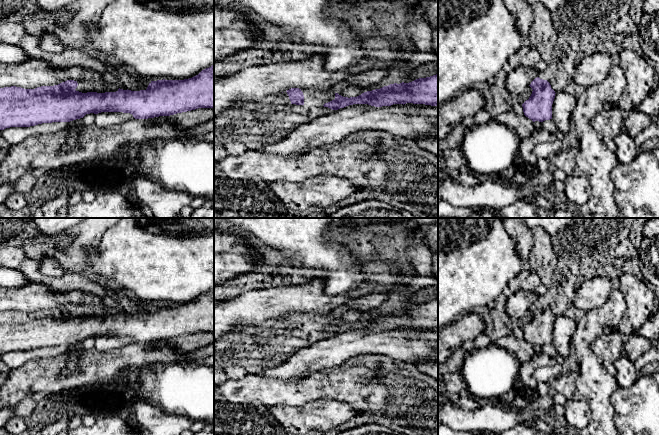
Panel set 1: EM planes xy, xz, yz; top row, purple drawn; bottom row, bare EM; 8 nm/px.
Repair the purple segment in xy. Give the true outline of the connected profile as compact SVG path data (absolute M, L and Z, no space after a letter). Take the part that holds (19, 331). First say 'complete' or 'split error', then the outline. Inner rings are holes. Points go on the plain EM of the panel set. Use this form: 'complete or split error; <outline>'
complete; M214 289L189 303L151 305L146 314L140 315L119 312L116 316L82 317L75 314L77 310L77 305L67 304L58 309L35 313L16 310L0 312L0 354L42 347L70 346L90 337L123 336L132 338L135 343L148 343L198 332L214 332Z

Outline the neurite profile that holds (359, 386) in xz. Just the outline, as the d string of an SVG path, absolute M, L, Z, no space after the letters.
M364 364L352 365L341 371L336 369L318 371L304 376L296 382L262 377L248 371L242 379L228 379L218 384L218 389L221 401L237 404L257 402L267 408L275 405L301 406L317 399L334 399L347 403L358 412L366 412L383 411L391 401L389 391L381 382L376 368Z

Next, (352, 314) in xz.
M349 309L346 313L339 316L338 318L343 320L343 321L350 322L350 321L357 321L364 316L367 316L367 314L364 313L363 311L360 311L358 309Z

